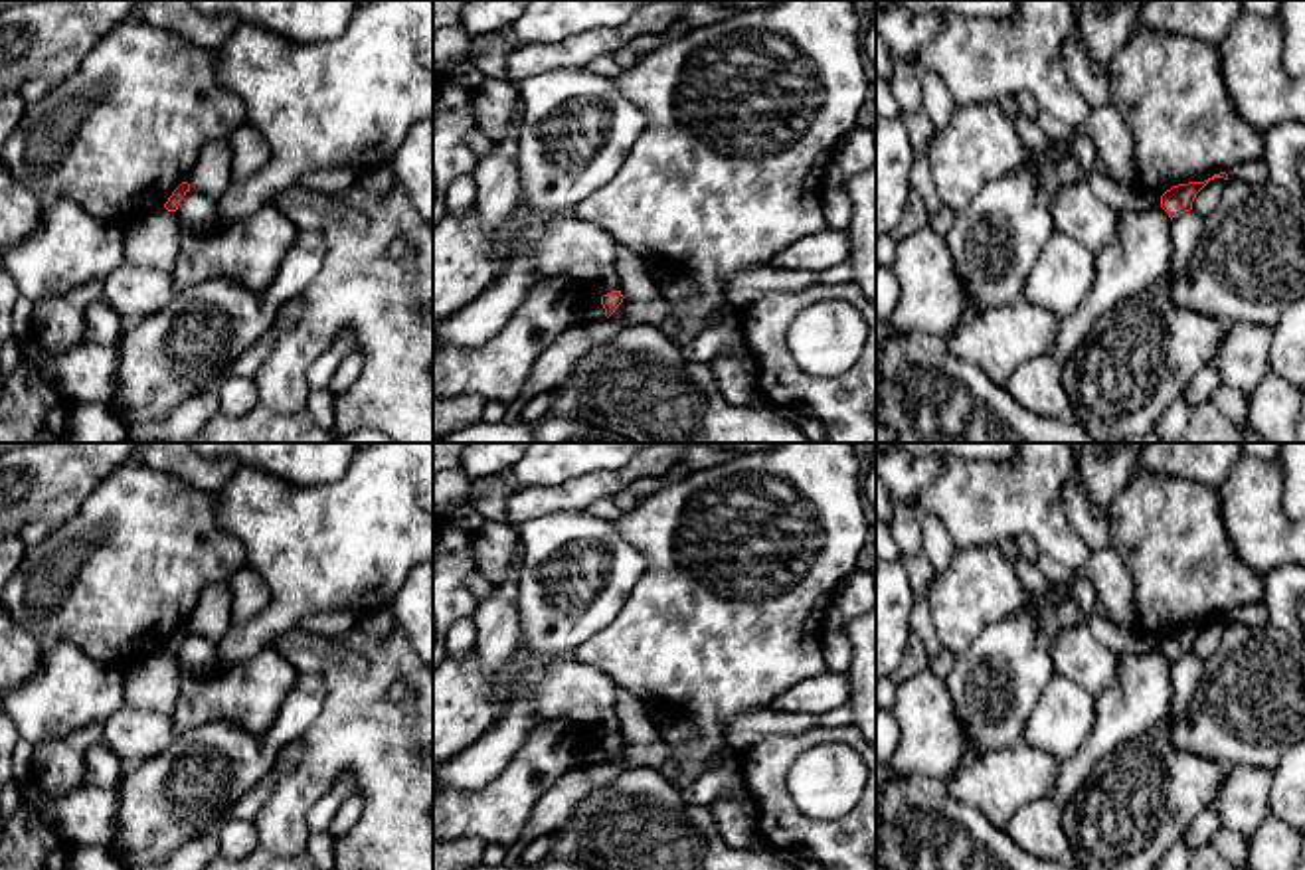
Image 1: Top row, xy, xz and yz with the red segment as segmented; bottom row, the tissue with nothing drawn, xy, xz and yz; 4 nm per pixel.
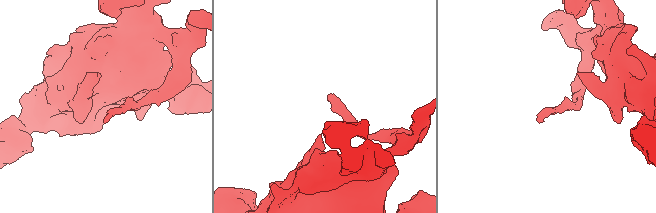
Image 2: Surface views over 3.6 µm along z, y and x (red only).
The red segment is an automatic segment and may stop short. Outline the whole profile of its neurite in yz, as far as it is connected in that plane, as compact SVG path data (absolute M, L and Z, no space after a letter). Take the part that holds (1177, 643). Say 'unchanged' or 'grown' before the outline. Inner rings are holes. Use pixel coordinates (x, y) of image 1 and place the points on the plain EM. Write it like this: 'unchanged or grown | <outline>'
unchanged | M1220 615L1220 617L1214 617L1212 621L1208 621L1208 623L1204 623L1204 625L1188 625L1188 627L1178 627L1178 629L1173 629L1171 633L1167 633L1163 639L1161 639L1161 651L1169 656L1169 660L1173 662L1173 660L1178 660L1180 656L1184 656L1184 654L1190 654L1192 652L1192 645L1194 645L1194 641L1196 641L1196 637L1210 625L1210 623L1214 623L1214 621L1224 621L1224 623L1228 623L1228 617L1226 615Z

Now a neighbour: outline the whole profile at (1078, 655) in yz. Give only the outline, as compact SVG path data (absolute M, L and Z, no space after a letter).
M1088 625L1066 629L1050 649L1056 674L1086 688L1093 698L1117 682L1117 654Z

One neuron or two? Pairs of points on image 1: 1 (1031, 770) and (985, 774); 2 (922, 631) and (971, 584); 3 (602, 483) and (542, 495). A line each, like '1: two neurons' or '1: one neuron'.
1: one neuron
2: two neurons
3: one neuron

